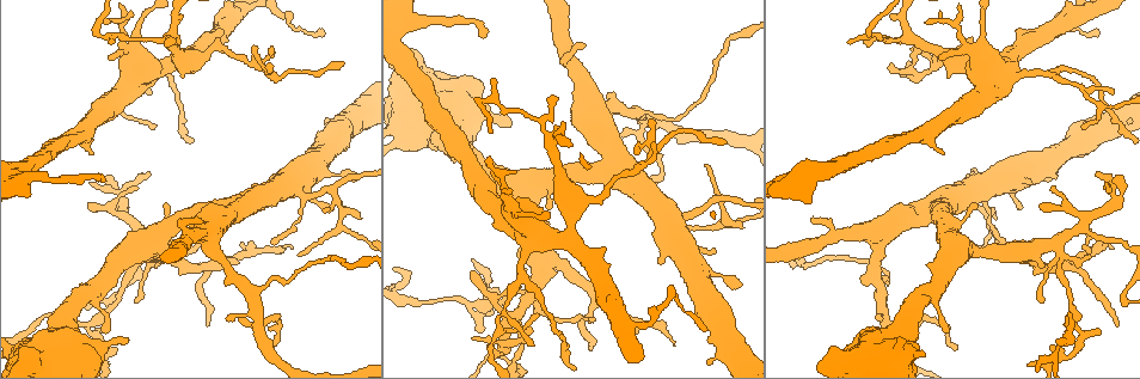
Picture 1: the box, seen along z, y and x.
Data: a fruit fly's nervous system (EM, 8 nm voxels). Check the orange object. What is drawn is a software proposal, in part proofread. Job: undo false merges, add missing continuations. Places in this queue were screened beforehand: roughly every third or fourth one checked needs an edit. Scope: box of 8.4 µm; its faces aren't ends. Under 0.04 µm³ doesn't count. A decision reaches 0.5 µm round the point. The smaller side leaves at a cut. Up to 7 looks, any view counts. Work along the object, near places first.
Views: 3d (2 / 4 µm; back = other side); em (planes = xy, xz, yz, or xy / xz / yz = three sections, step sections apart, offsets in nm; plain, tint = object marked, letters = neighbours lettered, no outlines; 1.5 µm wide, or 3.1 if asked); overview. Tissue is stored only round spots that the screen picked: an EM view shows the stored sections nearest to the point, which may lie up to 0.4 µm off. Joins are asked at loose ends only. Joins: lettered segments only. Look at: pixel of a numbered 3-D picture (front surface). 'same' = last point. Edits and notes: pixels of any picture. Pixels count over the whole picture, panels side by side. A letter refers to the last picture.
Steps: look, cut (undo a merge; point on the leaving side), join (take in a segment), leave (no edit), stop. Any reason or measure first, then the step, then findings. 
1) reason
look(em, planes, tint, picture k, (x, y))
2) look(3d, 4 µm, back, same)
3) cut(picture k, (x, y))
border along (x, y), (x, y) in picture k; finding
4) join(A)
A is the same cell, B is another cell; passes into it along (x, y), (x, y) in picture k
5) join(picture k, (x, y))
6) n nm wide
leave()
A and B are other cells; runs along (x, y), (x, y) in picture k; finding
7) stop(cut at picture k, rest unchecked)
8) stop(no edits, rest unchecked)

look(em, planes, plain, picture 1, (471, 305))

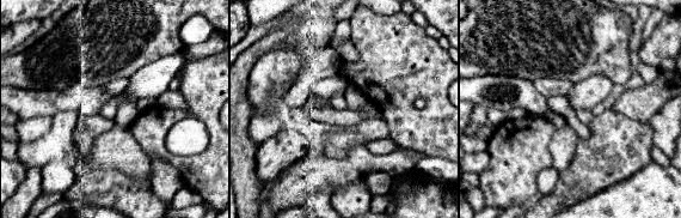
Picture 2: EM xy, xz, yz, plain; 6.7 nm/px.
what lies round it
look(em, planes, letters, same)

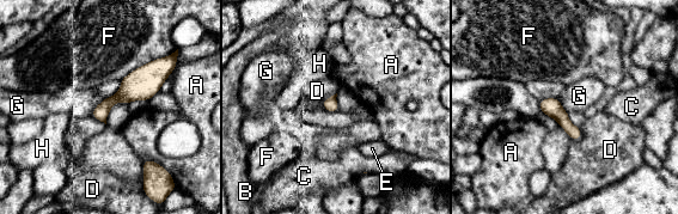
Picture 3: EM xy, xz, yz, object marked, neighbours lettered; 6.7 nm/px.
100 nm wide
leave()
A, B, C, D, E, F, G and H are other cells; continuous, no second cell

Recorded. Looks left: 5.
free end
look(3d, 2 µm, back, picture 1, (652, 142))

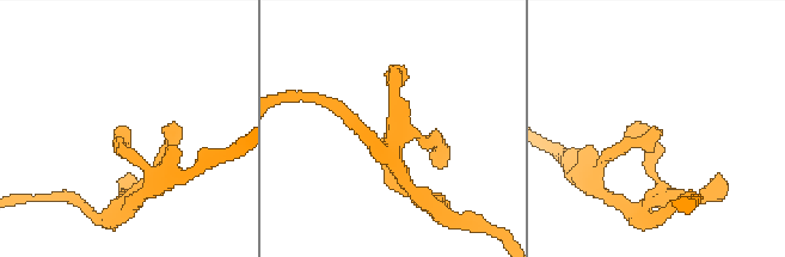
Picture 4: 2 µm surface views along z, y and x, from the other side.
need the tissue
look(em, planes, letters, picture 4, (655, 130))

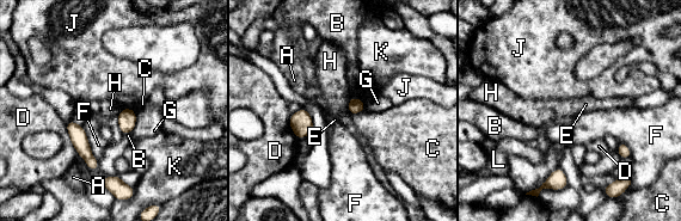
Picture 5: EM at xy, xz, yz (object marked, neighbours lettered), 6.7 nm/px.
100 nm wide
leave()
A, B, C, D, E, F, G, H, J, K and L are other cells; border along (350, 97), (357, 97), (364, 103) in picture 5; no lettered segment goes on from it

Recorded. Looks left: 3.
thin end
look(em, xy, step 8, tint, picture 1, (320, 33))

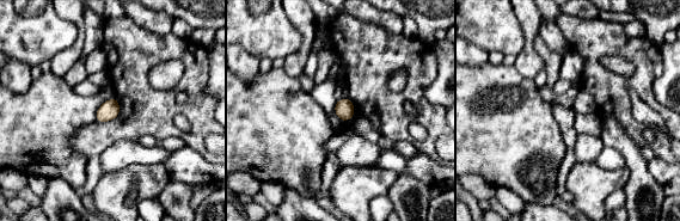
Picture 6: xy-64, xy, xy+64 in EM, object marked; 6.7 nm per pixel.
look(em, xy, step 8, letters, same)

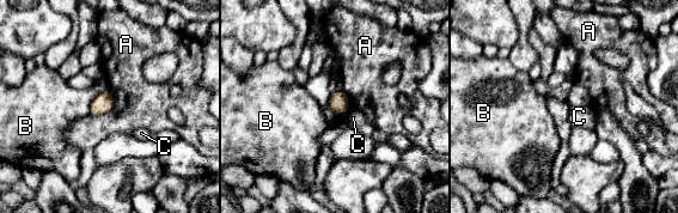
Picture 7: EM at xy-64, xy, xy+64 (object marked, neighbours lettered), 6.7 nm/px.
140 nm wide
leave()
A, B and C are other cells; border along (110, 90), (114, 107), (90, 115) in picture 7; none of them fits

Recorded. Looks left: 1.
stop(no edits, rest unchecked)

